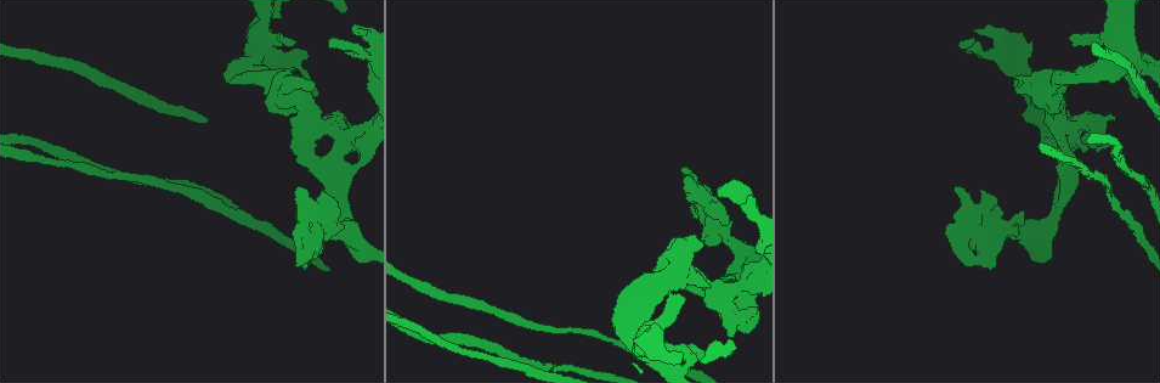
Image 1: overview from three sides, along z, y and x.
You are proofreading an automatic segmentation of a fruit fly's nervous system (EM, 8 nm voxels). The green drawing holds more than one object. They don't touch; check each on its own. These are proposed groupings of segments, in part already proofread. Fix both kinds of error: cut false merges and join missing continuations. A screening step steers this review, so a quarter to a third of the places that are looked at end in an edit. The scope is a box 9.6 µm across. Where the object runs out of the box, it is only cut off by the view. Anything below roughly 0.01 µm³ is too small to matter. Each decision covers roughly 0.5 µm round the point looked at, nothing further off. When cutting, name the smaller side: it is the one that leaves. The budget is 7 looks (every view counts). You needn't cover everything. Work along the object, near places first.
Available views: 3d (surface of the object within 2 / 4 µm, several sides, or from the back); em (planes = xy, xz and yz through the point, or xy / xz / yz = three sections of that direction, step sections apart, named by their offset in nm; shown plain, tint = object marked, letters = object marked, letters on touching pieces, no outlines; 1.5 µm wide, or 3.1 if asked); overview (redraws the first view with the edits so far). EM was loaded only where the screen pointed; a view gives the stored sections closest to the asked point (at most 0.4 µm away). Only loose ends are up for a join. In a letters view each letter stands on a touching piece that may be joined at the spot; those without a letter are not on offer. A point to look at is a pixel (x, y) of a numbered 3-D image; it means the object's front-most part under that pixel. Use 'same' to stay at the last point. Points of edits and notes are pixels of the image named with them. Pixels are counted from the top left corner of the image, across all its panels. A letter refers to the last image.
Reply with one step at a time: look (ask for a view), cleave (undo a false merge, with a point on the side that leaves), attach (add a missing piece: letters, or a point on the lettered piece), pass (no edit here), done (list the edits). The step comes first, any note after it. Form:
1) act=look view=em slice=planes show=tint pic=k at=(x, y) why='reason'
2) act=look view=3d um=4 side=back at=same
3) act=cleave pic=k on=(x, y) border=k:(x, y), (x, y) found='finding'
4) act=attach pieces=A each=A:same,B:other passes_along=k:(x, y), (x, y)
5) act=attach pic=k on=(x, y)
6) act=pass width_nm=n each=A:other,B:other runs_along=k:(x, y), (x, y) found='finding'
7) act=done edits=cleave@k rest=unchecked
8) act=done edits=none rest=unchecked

act=look view=3d um=4 side=back pic=1 at=(663, 282) why='thick turns thin'

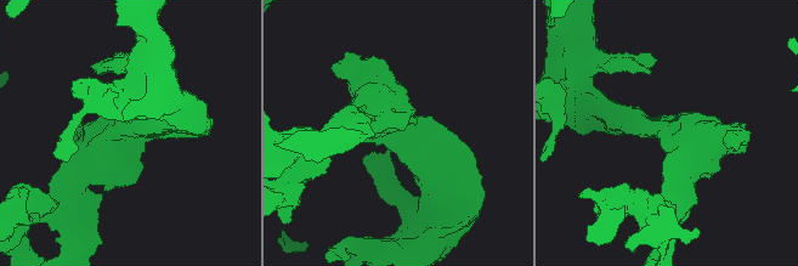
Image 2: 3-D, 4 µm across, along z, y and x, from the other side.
act=look view=em slice=xz step=4 show=tint pic=2 at=(126, 127)

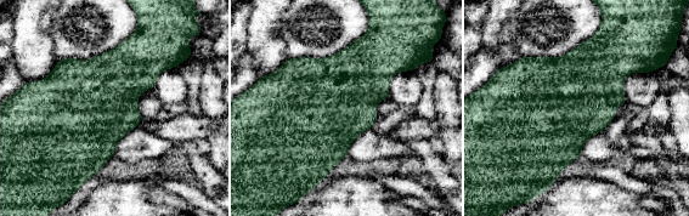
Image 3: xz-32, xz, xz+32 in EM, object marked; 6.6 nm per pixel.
act=look view=em slice=xy step=8 show=letters at=same why='another direction'

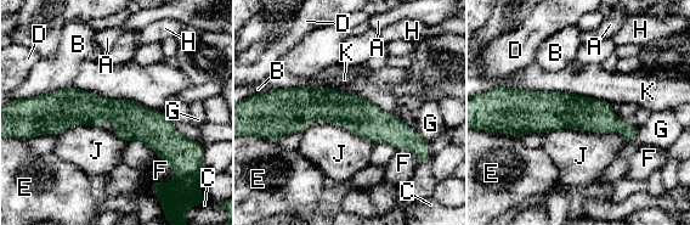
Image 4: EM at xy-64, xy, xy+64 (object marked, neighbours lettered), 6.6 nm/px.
act=pass each=A:other,B:other,C:other,D:other,E:other,F:other,G:other,H:other,J:other,K:other runs_along=4:(277, 107), (343, 107), (418, 139) found='continuous, no second neuron'

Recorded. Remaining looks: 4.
act=look view=em slice=xz step=4 show=letters pic=1 at=(1137, 99) why='an open end'

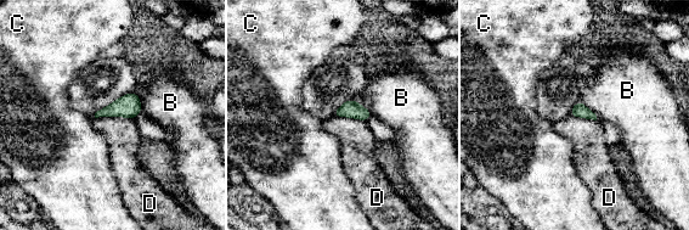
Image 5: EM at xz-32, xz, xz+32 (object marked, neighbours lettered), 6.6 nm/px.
act=look view=em slice=xy step=4 show=letters at=same why='another direction'

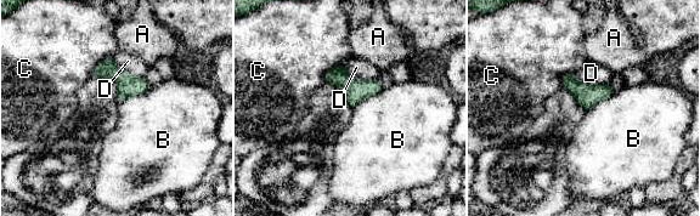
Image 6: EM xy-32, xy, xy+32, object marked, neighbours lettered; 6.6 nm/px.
act=pass each=A:other,B:other,C:other,D:other border=6:(574, 72), (585, 84), (609, 84) found='no lettered piece goes on from it'

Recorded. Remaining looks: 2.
act=done edits=none rest=unchecked

